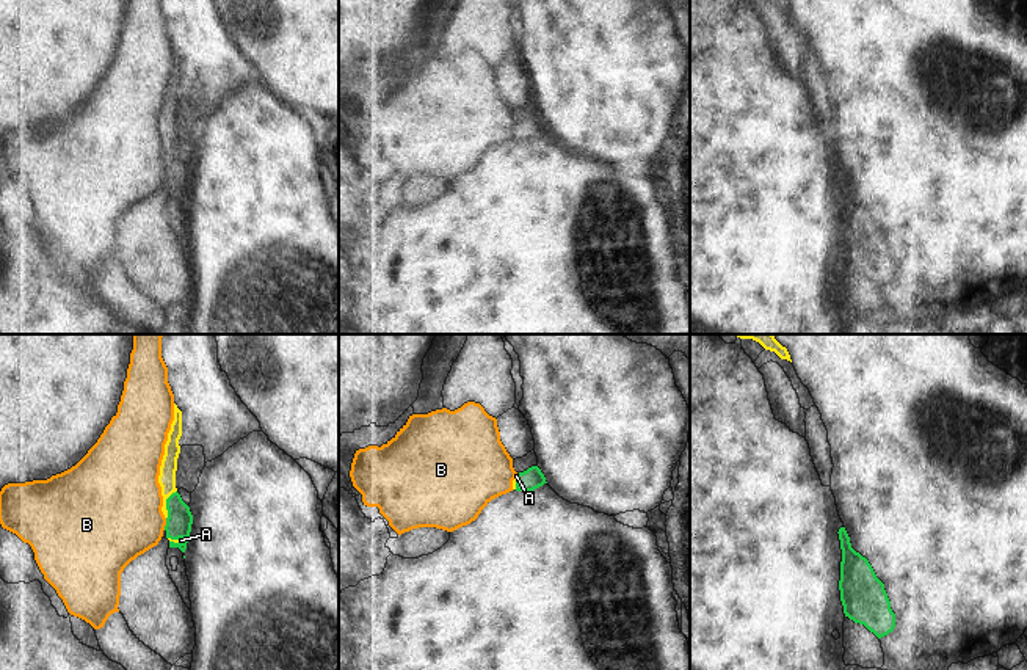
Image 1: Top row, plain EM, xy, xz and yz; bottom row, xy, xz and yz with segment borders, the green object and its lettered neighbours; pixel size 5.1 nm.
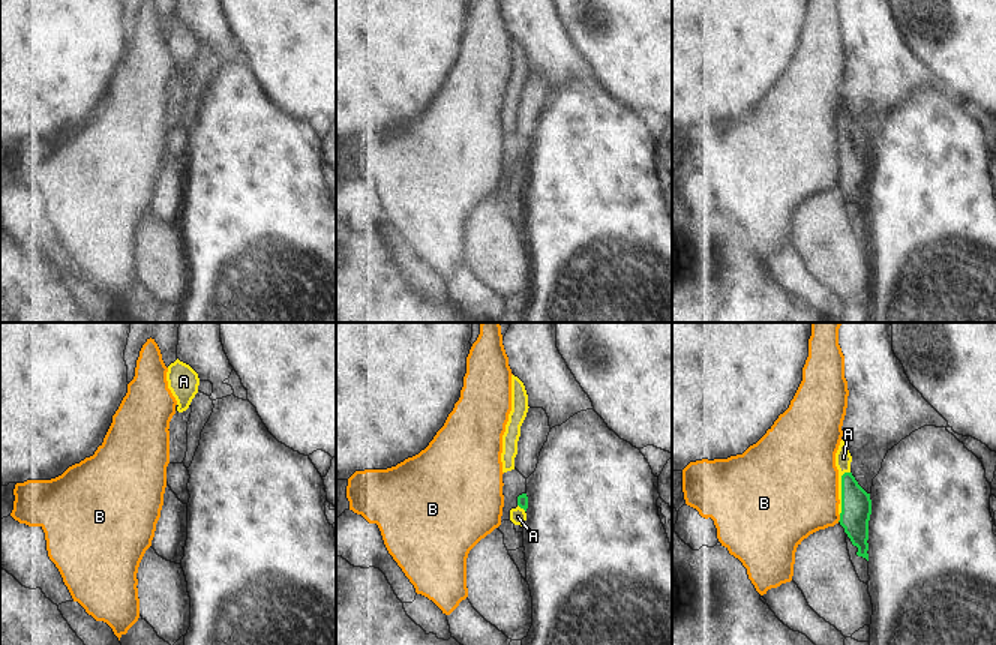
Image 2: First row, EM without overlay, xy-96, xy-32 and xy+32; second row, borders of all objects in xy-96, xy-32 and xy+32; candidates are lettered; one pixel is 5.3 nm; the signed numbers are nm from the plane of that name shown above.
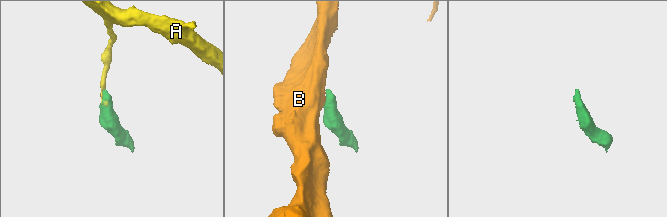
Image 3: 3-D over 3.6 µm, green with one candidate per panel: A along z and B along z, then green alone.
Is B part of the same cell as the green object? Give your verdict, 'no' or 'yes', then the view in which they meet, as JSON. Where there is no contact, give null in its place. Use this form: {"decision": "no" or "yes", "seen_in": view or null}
{"decision": "no", "seen_in": "xy"}

